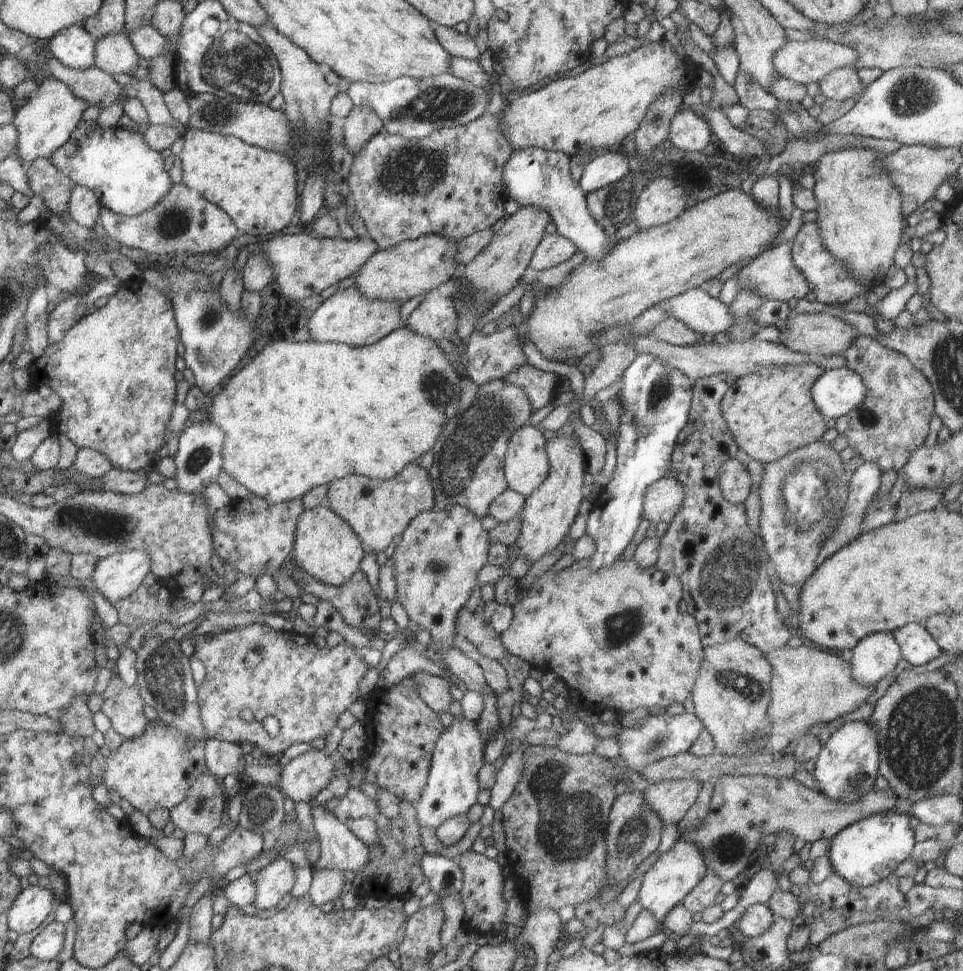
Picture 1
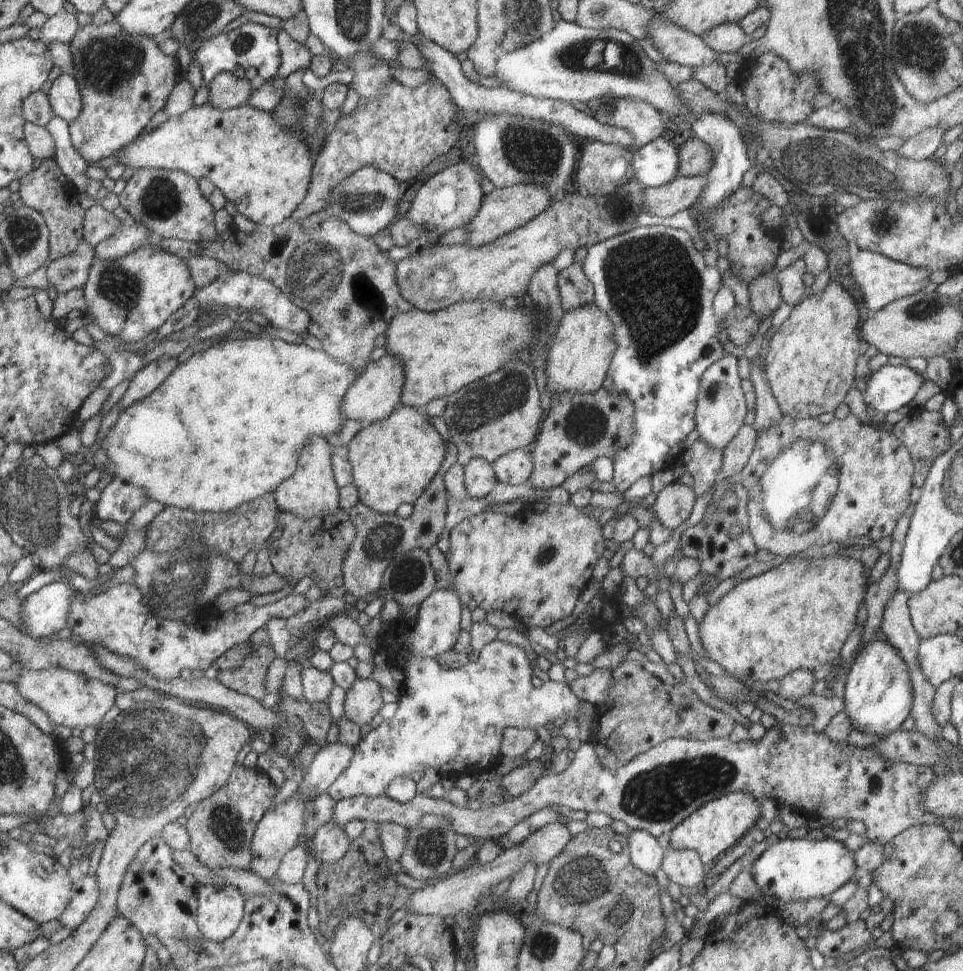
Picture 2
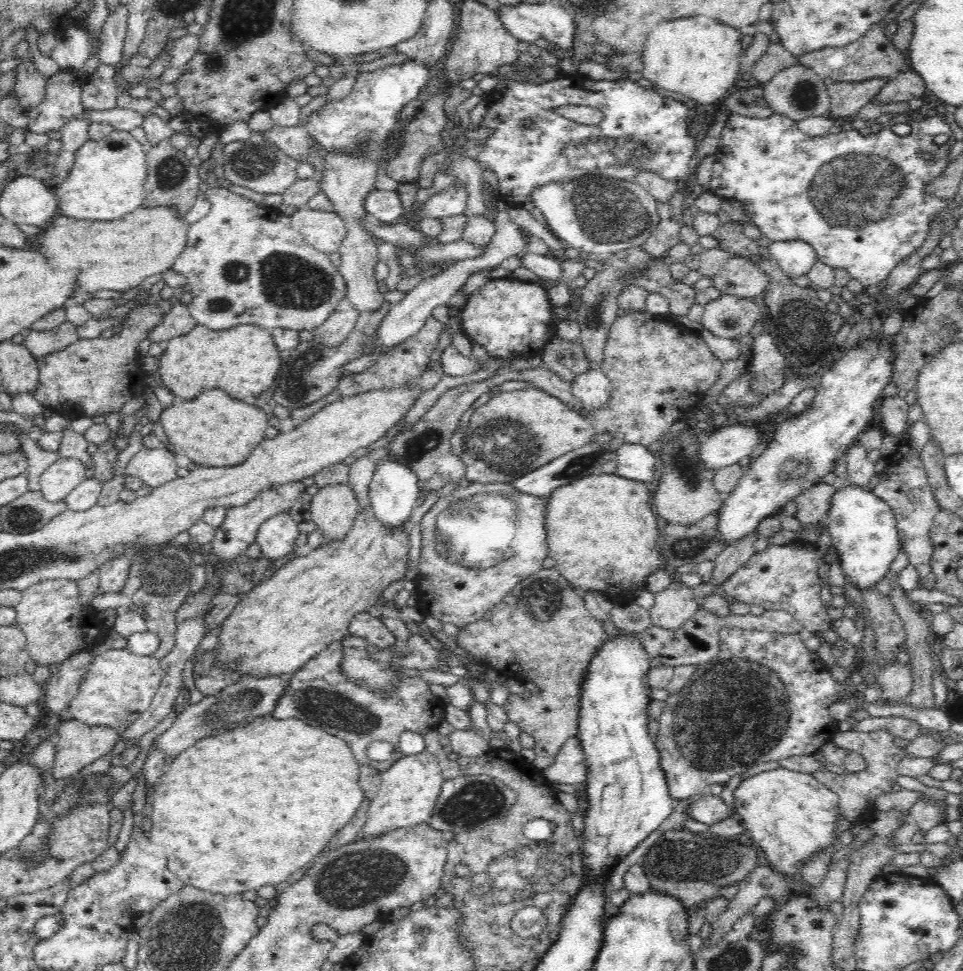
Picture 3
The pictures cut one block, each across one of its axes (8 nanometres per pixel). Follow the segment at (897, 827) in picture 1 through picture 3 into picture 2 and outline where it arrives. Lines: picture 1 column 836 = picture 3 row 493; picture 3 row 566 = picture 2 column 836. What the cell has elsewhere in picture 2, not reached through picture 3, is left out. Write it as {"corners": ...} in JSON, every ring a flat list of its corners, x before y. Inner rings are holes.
{"corners":[[828,837,822,840,780,838,754,860,752,872,762,895,774,896,784,902,828,897,858,874,854,852]]}

